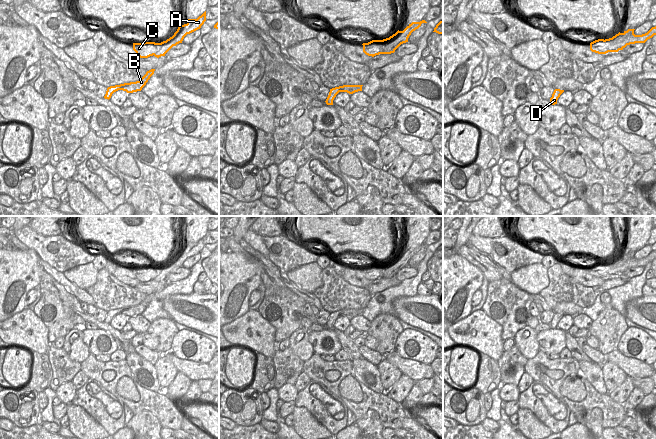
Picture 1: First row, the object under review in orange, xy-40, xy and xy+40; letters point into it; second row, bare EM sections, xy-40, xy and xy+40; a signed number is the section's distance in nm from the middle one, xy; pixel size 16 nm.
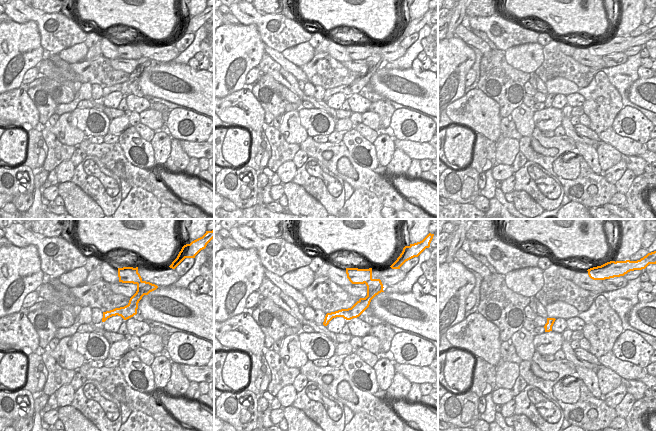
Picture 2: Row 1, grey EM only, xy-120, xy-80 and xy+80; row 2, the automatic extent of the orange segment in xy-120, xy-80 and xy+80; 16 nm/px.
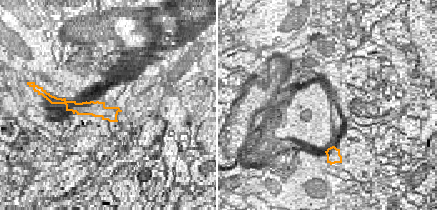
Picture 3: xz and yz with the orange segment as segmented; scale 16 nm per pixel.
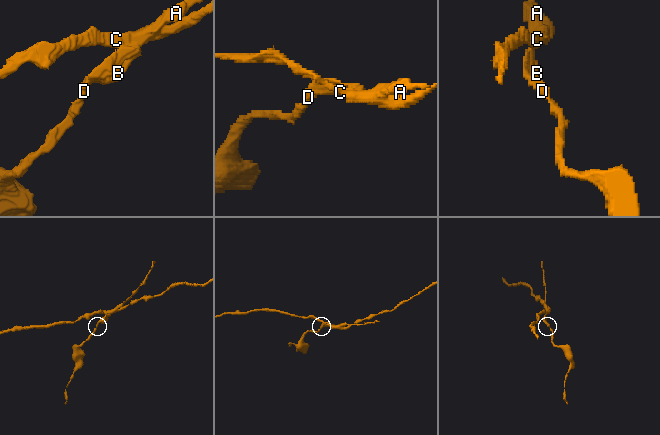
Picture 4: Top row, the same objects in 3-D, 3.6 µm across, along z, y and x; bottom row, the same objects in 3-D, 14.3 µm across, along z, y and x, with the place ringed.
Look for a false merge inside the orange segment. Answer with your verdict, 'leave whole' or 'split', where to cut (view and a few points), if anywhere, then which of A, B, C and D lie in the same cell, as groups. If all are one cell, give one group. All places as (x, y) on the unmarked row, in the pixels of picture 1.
split; cut in xy along (403, 255), (381, 277); A B D / C

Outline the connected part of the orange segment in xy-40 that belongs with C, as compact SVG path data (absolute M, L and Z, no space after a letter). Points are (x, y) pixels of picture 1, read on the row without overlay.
M166 265L161 267L155 266L144 266L144 267L133 267L133 274L140 282L148 282L155 279L162 270L166 269Z

